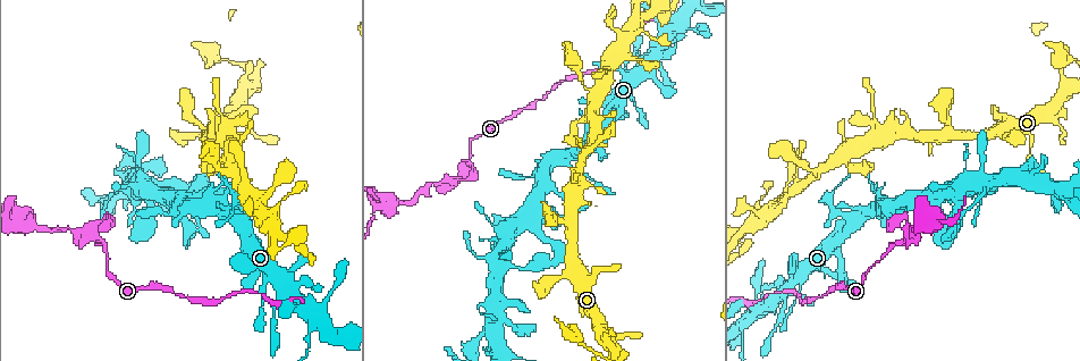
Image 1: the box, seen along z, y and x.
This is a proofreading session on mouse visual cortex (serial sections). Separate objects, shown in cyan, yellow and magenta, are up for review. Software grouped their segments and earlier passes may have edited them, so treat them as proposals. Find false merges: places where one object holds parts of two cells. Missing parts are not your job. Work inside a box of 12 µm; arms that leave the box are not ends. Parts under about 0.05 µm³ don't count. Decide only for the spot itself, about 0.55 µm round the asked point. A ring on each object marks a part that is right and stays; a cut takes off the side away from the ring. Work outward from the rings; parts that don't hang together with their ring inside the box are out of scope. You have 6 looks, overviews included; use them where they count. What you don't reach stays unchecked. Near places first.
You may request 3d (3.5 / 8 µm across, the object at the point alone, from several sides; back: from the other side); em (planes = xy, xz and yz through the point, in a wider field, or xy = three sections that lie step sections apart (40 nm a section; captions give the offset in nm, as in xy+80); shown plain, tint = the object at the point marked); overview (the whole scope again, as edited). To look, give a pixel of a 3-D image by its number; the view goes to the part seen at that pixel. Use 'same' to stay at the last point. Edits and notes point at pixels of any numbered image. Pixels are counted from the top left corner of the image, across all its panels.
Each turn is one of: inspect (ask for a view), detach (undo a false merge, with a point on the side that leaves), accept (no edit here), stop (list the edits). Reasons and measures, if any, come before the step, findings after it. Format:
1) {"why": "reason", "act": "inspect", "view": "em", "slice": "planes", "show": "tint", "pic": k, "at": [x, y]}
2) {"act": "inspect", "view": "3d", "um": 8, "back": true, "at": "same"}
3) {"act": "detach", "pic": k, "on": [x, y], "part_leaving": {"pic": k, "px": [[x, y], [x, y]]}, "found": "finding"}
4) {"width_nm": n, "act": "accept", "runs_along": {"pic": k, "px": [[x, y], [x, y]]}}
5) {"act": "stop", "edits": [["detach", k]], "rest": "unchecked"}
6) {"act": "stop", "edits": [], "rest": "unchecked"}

{"why": "small branch off a trunk", "act": "inspect", "view": "3d", "um": 8, "pic": 1, "at": [530, 221]}

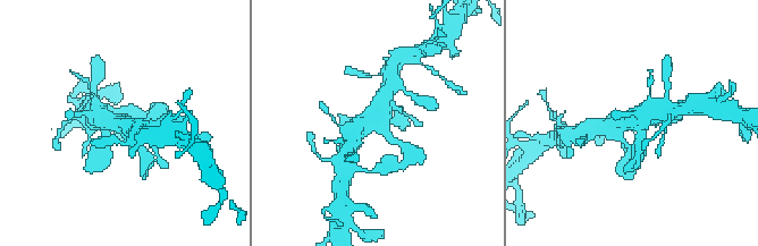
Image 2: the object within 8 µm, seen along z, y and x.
{"why": "closer look", "act": "inspect", "view": "3d", "um": 3.5, "pic": 2, "at": [378, 122]}

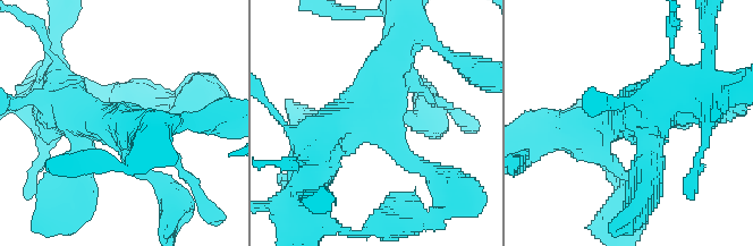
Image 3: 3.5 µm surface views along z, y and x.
{"why": "need the tissue", "act": "inspect", "view": "em", "slice": "xy", "step": 2, "show": "tint", "pic": 3, "at": [377, 119]}

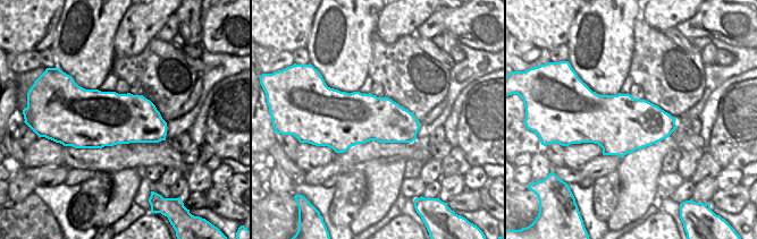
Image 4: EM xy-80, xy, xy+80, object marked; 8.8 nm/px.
{"act": "accept", "runs_along": {"pic": 3, "px": [[404, 39], [382, 88], [316, 152]]}, "found": "one cell here"}

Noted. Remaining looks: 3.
{"why": "arms part here", "act": "inspect", "view": "3d", "um": 3.5, "pic": 1, "at": [455, 179]}

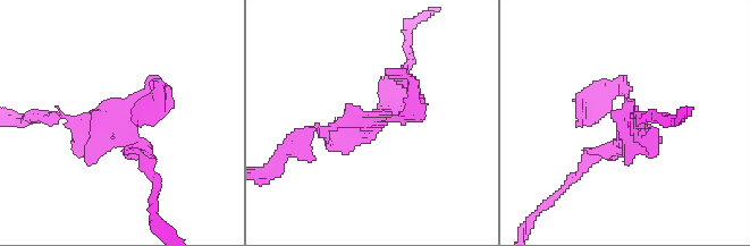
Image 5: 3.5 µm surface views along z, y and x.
{"why": "need the tissue", "act": "inspect", "view": "em", "slice": "xy", "step": 1, "show": "tint", "pic": 5, "at": [375, 123]}

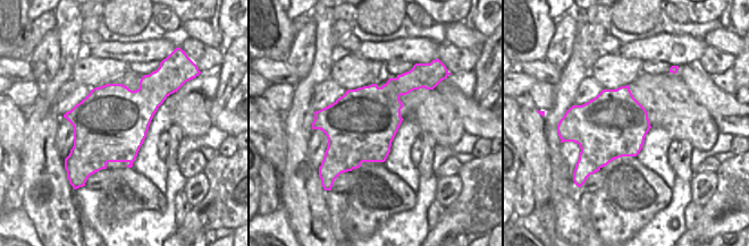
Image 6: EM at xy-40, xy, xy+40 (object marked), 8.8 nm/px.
{"width_nm": 600, "act": "accept", "runs_along": {"pic": 5, "px": [[406, 71], [374, 121], [309, 133]]}, "found": "continuous, no second cell"}

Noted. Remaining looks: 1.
{"act": "stop", "edits": [], "rest": "unchecked"}

